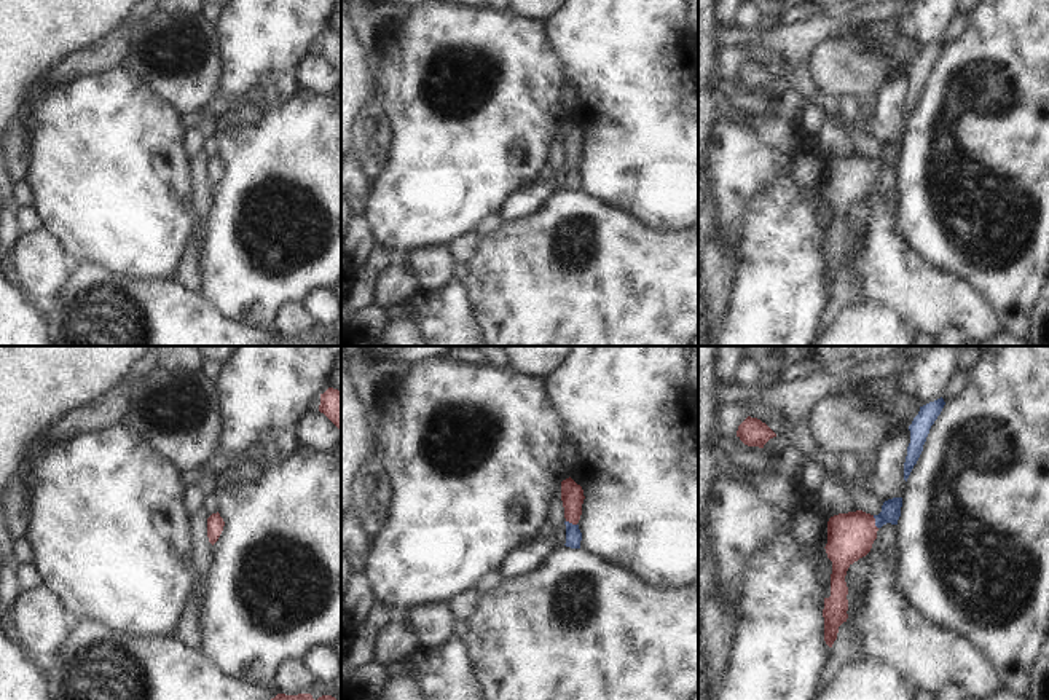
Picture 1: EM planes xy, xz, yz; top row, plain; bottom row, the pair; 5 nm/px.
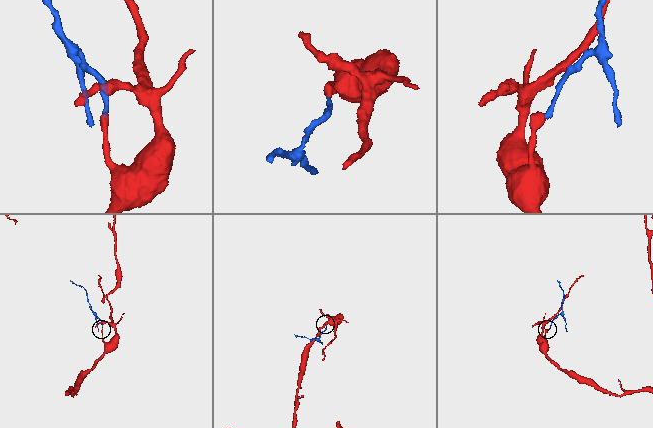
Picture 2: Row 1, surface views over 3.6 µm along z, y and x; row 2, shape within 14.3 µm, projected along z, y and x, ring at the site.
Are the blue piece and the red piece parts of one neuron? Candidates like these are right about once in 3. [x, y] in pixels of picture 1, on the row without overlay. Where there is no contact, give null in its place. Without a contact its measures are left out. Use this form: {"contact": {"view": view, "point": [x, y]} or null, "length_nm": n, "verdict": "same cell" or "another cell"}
{"contact": {"view": "yz", "point": [876, 165]}, "length_nm": 80, "verdict": "same cell"}

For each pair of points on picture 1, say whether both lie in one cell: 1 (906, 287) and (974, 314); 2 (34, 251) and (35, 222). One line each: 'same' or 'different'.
1: same
2: different

